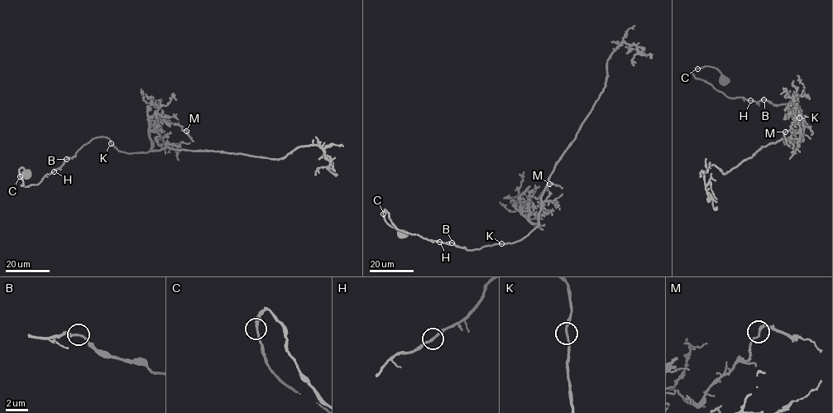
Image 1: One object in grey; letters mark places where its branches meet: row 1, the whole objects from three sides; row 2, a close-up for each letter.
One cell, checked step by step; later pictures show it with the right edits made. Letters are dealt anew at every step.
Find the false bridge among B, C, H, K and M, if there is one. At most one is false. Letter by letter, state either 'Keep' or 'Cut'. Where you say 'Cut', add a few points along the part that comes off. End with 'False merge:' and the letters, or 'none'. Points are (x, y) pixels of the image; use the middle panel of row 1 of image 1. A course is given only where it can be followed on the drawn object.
B: Keep
C: Keep
H: Keep
K: Keep
M: Keep
False merge: none

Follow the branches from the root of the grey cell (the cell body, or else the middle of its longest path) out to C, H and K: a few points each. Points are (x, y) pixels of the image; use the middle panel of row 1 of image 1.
C: (402, 234), (386, 222), (383, 213)
H: (402, 234), (385, 221), (384, 210), (399, 229), (439, 242)
K: (402, 234), (385, 221), (384, 210), (399, 229), (428, 240), (449, 242), (471, 250), (501, 243)

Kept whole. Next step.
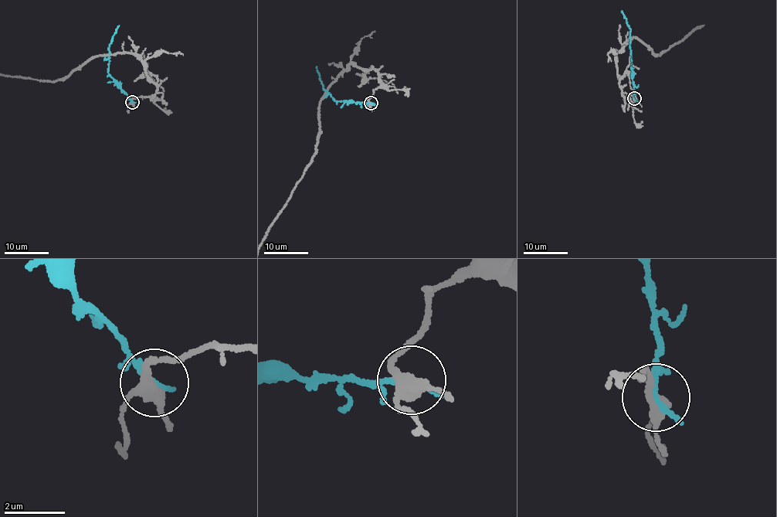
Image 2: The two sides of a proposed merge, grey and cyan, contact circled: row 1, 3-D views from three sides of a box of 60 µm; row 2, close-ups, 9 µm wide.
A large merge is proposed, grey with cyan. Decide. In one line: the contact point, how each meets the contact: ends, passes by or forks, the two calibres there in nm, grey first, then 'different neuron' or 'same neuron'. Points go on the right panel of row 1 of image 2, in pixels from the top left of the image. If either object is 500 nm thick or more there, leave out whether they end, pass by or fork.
(634, 98) | grey forks | cyan passes by | 320/160 nm | different neuron

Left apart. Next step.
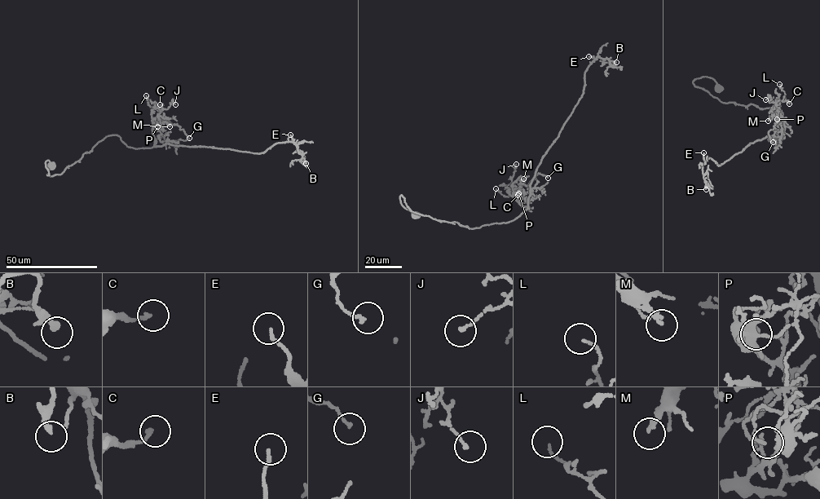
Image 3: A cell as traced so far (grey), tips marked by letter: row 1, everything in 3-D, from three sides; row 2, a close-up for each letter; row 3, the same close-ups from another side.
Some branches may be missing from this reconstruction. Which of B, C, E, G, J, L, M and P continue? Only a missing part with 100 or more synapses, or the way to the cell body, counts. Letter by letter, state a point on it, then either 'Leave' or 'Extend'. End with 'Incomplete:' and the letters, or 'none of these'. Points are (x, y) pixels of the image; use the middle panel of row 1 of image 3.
B: Place: (616, 62). Leave
C: Place: (518, 195). Leave
E: Place: (588, 56). Leave
G: Place: (548, 178). Leave
J: Place: (516, 164). Leave
L: Place: (495, 188). Leave
M: Place: (523, 178). Leave
P: Place: (518, 193). Leave
Incomplete: none of these

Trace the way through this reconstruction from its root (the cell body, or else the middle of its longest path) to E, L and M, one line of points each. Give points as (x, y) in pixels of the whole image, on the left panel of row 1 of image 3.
E: (50, 165), (47, 174), (61, 174), (115, 134), (135, 148), (259, 154), (290, 134)
L: (50, 165), (46, 161), (47, 174), (61, 174), (115, 134), (129, 147), (152, 147), (154, 108), (146, 95)
M: (50, 165), (46, 161), (47, 174), (61, 174), (115, 134), (129, 147), (152, 147), (152, 120), (169, 126)

